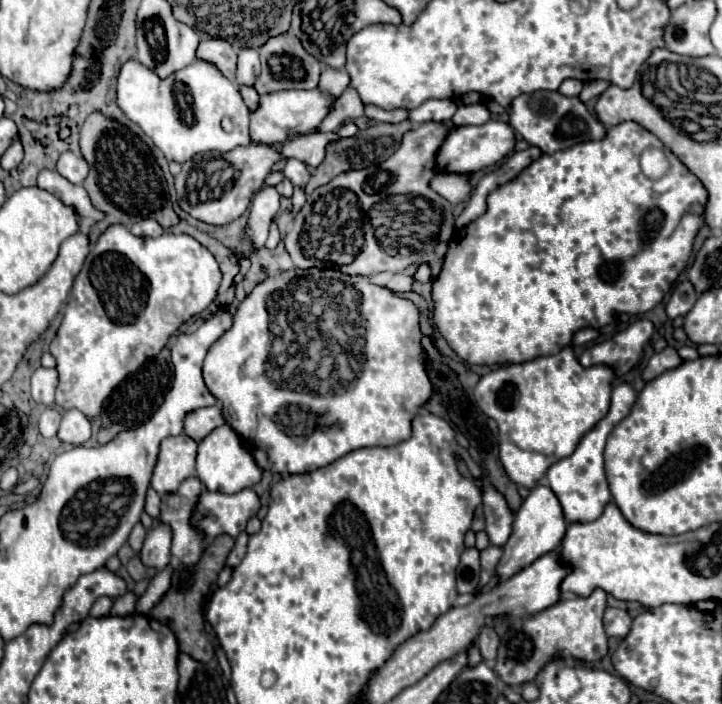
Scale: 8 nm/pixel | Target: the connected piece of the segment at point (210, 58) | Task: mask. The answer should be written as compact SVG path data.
M211 38L211 40L201 40L195 56L203 62L213 64L227 80L235 82L235 60L237 54L233 46L227 40L221 38Z

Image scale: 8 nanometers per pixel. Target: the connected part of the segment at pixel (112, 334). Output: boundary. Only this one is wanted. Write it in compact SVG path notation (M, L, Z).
M109 226L87 254L87 260L75 278L73 294L65 306L63 322L49 346L59 372L55 404L63 410L77 408L87 418L97 418L103 410L103 402L111 396L117 384L137 372L147 358L157 356L185 320L201 314L215 300L219 284L221 270L215 258L191 236L163 234L159 238L139 238L125 226Z

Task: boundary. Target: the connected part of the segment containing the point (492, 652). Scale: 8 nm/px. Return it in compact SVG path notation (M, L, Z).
M485 626L477 638L477 646L481 650L483 660L495 660L497 658L497 646L499 646L499 636L495 634L493 626Z

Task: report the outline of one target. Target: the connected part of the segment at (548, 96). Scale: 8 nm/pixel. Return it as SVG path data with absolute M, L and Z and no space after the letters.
M543 90L535 94L521 94L511 104L509 114L509 124L515 128L515 132L519 132L531 146L537 146L543 154L555 154L557 150L565 150L589 140L603 140L607 136L607 128L585 108L579 98L567 98L559 92Z

